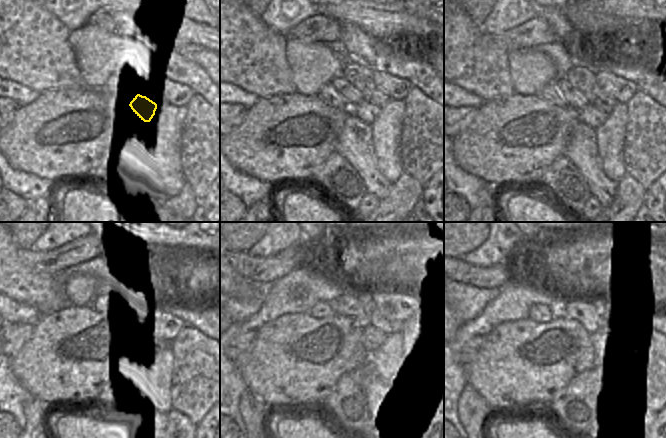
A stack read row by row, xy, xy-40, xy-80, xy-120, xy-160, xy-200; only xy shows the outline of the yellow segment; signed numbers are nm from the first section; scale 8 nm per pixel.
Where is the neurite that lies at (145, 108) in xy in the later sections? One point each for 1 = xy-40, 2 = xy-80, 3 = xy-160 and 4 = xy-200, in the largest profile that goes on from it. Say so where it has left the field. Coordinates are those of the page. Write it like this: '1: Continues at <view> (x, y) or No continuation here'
1: Continues at xy-40 (367, 112)
2: Continues at xy-80 (594, 117)
3: Continues at xy-160 (372, 338)
4: Continues at xy-200 (600, 344).

